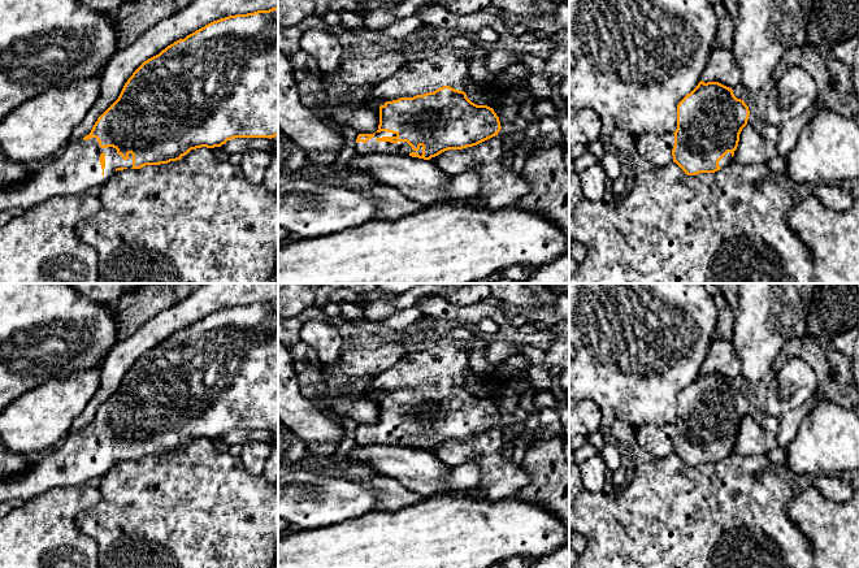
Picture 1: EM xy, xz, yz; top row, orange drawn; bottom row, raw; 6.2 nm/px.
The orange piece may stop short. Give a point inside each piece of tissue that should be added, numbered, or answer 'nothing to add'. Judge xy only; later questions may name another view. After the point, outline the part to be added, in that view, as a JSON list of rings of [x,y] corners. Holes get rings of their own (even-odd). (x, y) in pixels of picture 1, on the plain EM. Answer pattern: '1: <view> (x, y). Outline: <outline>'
1: xy (78, 460). Outline: [[[96,429],[70,433],[58,451],[53,451],[38,461],[30,460],[27,469],[19,476],[0,481],[0,503],[13,499],[26,502],[56,486],[84,485],[92,477],[103,476],[117,459],[131,460],[133,446],[129,445],[129,450],[125,451],[113,438],[101,439]]]

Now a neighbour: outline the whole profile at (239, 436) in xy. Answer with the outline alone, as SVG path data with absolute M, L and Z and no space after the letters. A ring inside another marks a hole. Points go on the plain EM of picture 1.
M235 429L227 432L221 438L229 445L246 445L250 442L248 434L252 429Z

